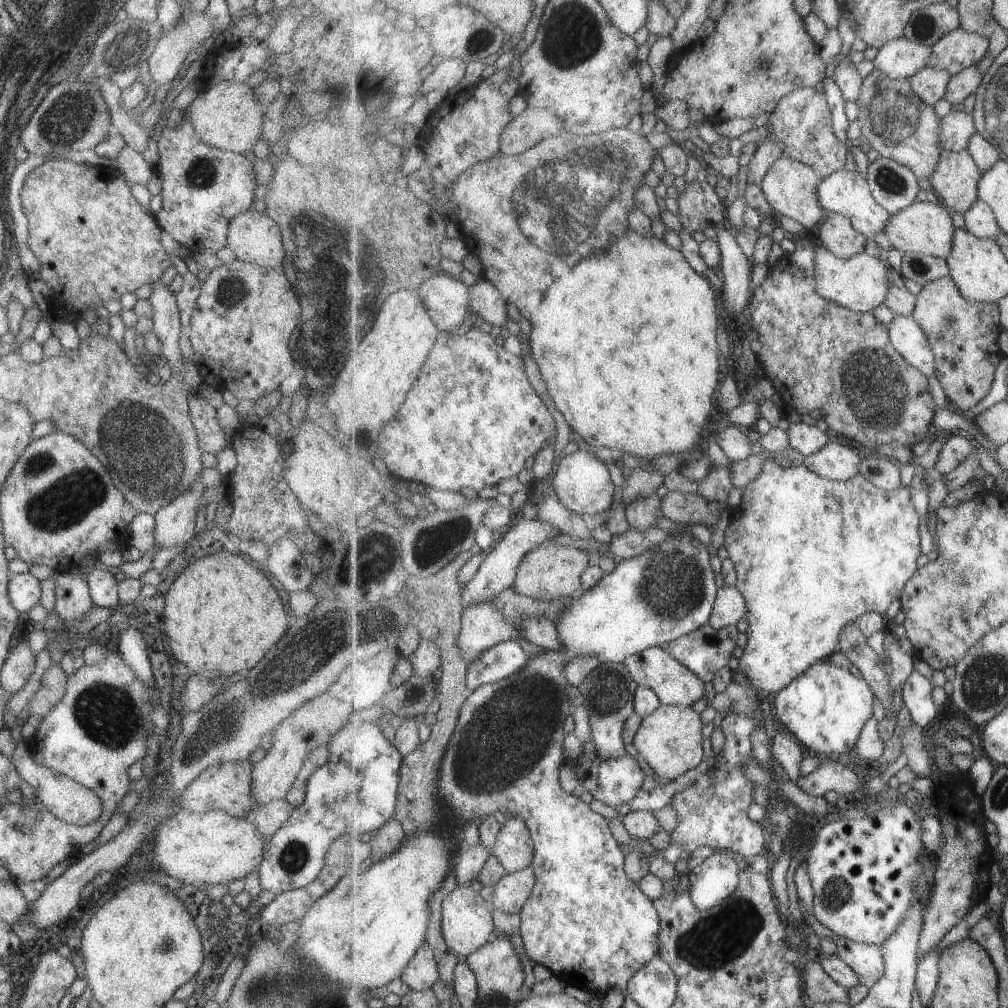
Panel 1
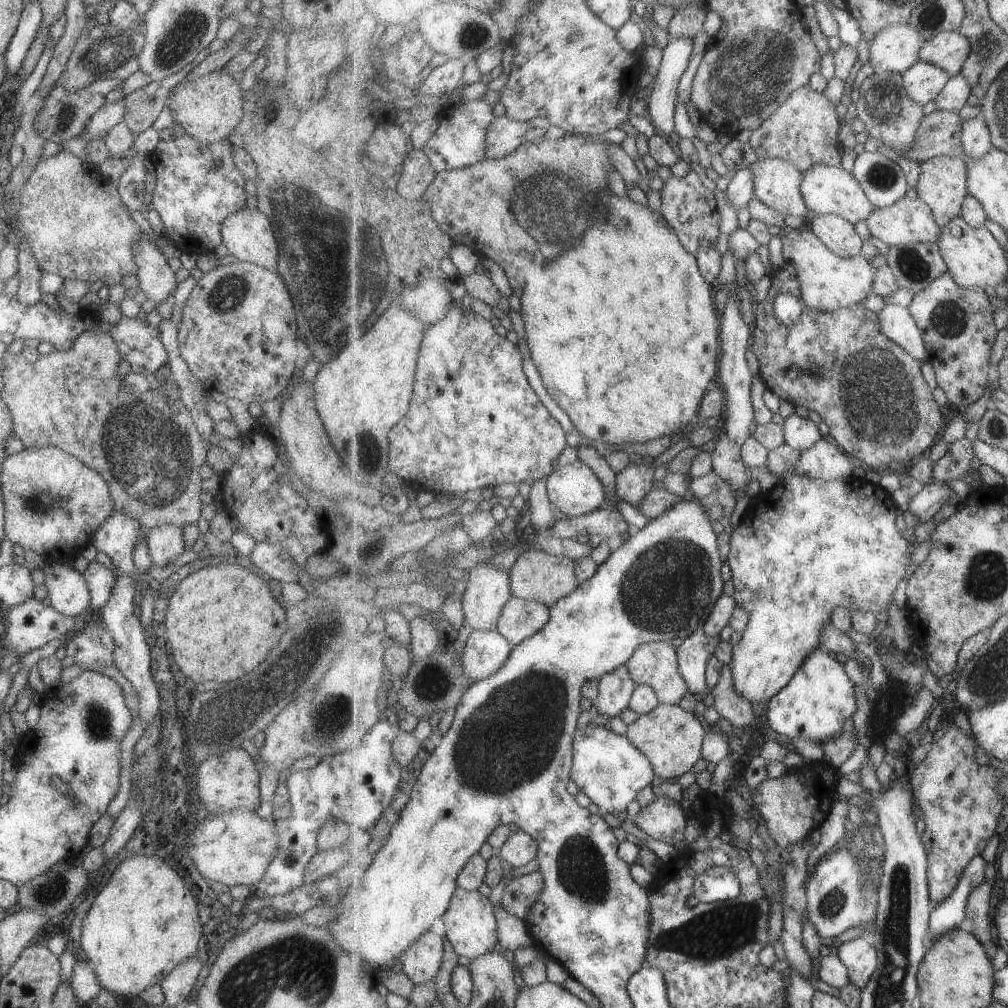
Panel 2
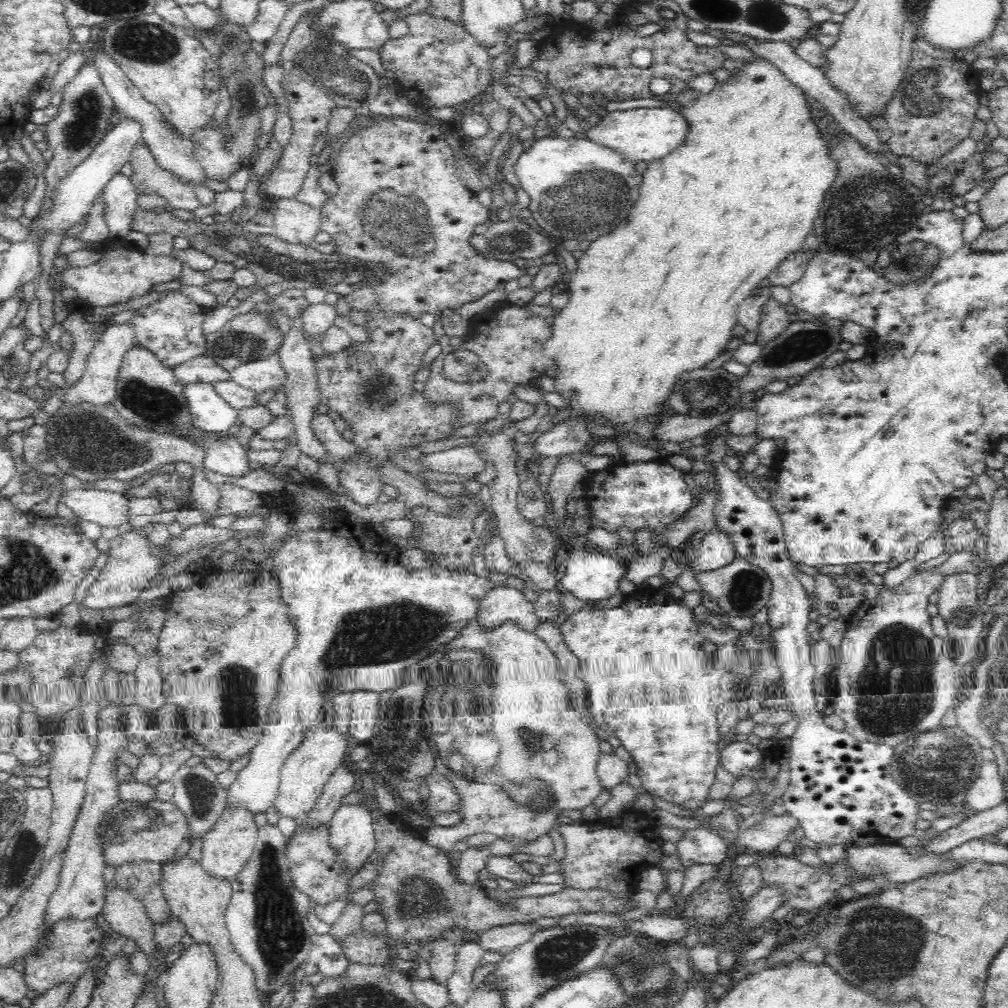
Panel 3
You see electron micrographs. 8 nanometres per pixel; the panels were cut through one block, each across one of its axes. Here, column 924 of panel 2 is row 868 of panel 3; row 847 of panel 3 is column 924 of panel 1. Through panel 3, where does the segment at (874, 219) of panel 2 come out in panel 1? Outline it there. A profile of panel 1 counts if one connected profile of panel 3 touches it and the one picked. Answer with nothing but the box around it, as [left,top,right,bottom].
[885,201,957,260]

